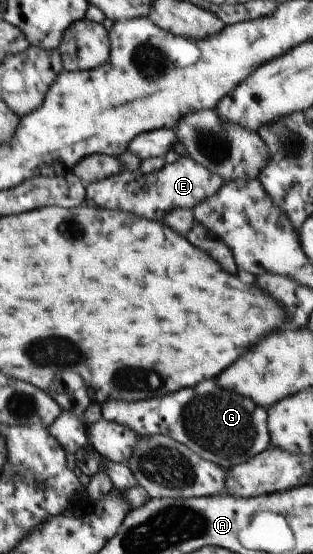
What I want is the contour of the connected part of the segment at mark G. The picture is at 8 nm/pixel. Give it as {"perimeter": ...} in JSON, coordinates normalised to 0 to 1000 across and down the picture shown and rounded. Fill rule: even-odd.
{"perimeter":[[[645,688],[633,699],[428,727],[355,718],[323,731],[323,749],[332,758],[390,767],[447,789],[482,783],[540,787],[716,850],[808,829],[866,805],[850,738],[754,709],[709,706],[684,688]]]}

